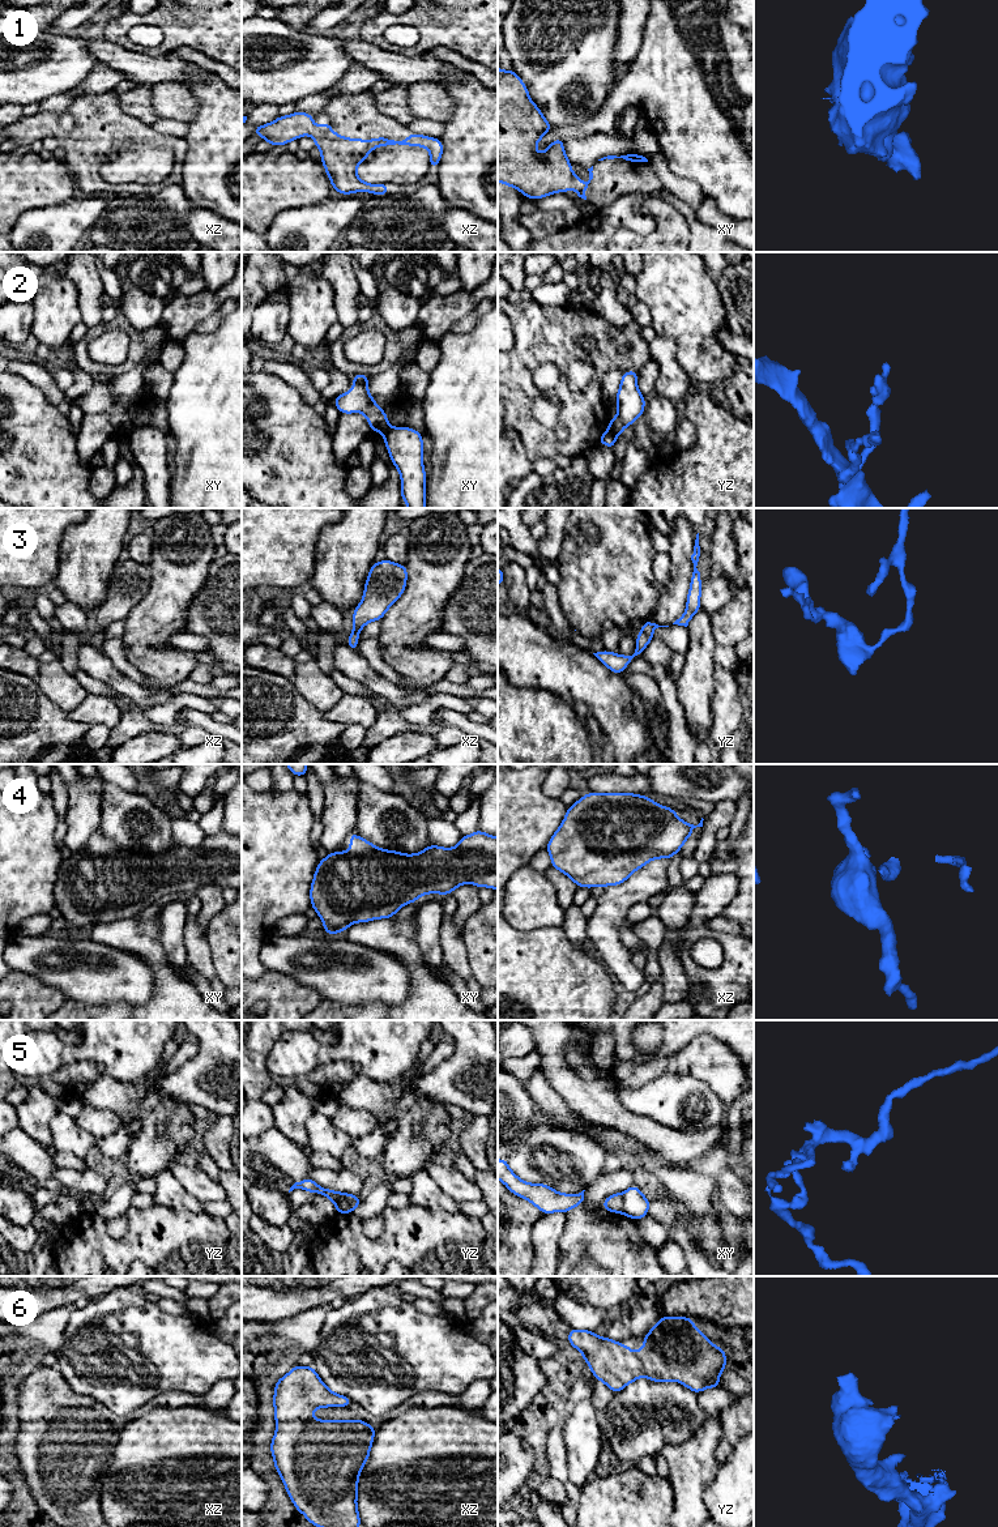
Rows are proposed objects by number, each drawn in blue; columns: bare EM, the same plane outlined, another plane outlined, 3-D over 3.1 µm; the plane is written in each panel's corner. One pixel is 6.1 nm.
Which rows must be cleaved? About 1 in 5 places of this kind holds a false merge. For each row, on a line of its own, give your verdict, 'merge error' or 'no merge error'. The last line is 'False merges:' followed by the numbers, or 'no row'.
1: no merge error
2: merge error
3: no merge error
4: no merge error
5: merge error
6: no merge error
False merges: 2, 5

